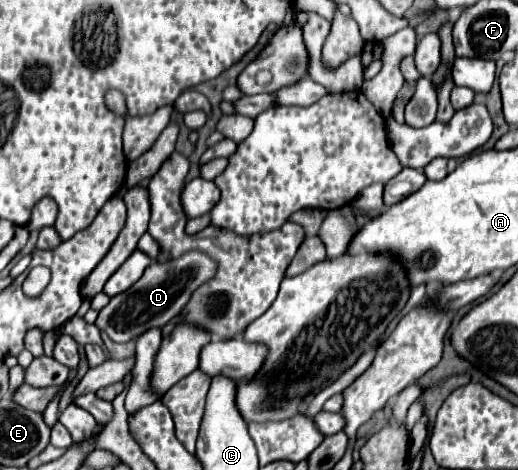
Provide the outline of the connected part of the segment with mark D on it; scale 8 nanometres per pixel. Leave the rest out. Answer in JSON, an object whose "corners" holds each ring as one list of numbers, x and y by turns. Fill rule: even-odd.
{"corners":[[186,251,178,259,170,259,166,263,152,263,140,281,134,283,132,289,124,291,124,295,116,295,110,303,98,313,96,327,106,331,108,337,116,343,136,341,148,329,162,329,172,319,176,319,182,309,188,305,192,293,210,281,216,275,216,261,208,257,204,251]]}

